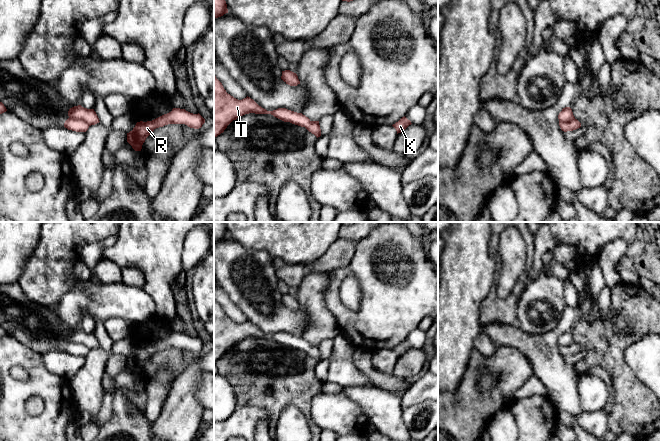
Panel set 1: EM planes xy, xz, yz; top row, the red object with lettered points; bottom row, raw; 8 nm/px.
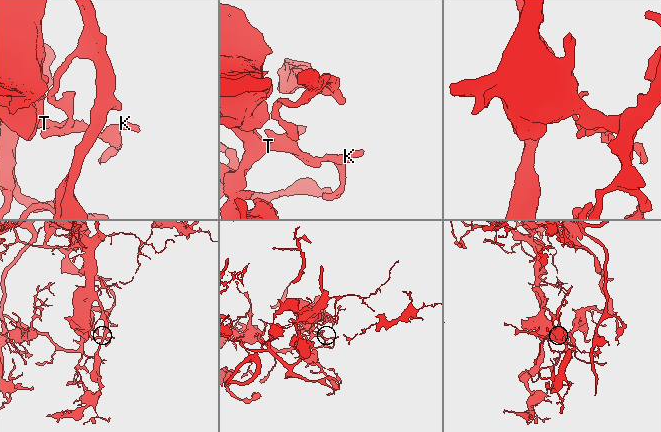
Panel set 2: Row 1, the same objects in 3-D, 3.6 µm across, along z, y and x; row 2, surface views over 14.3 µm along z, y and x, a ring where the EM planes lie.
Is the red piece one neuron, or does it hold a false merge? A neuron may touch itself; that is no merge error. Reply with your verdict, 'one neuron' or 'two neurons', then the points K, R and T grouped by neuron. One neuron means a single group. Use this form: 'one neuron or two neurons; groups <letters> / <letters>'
two neurons; groups K R / T

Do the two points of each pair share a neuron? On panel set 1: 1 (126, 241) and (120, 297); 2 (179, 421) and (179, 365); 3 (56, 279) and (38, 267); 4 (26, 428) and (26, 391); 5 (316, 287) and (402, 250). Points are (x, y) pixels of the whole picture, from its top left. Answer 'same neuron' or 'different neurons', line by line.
1: different neurons
2: different neurons
3: same neuron
4: same neuron
5: different neurons

